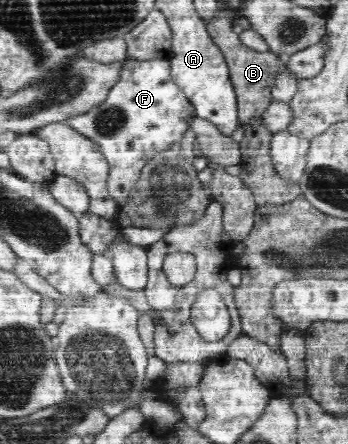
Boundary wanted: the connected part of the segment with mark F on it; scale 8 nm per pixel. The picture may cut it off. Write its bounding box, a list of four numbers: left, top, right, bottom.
[65,58,196,218]

